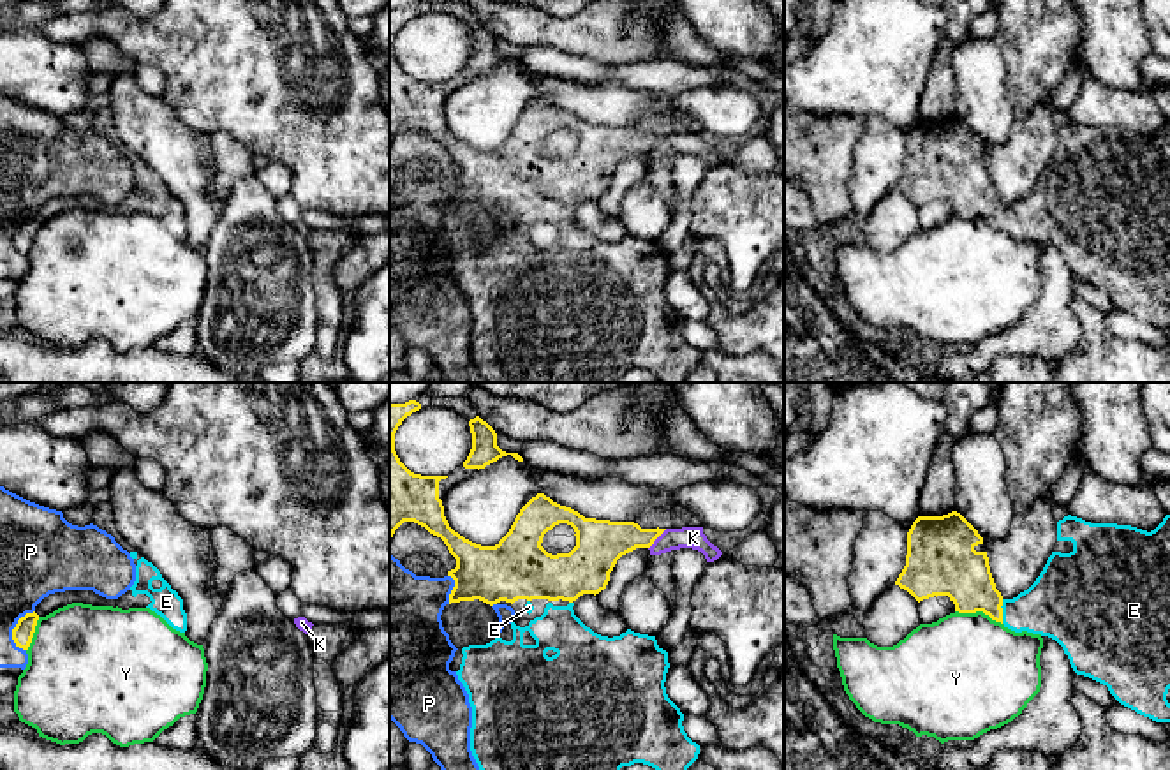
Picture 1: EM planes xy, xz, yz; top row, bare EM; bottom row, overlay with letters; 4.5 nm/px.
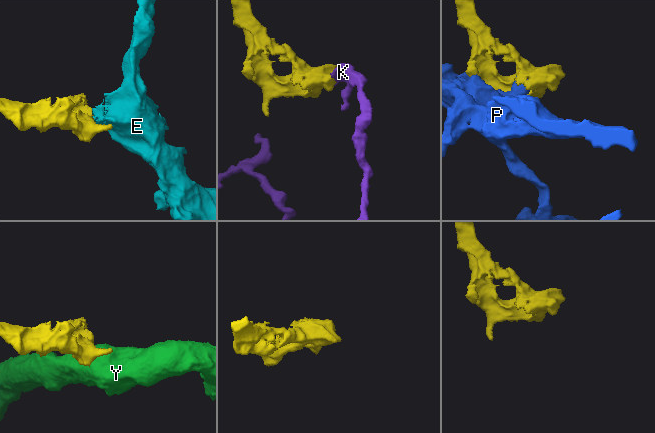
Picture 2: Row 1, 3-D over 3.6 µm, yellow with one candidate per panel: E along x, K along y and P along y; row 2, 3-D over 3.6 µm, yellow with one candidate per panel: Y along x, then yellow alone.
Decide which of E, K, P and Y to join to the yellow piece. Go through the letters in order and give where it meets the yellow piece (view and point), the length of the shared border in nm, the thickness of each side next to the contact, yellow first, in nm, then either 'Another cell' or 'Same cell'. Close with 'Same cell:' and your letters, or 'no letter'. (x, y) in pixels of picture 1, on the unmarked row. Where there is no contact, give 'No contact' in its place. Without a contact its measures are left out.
E: Touches yellow at yz (1001, 217). Shared border 110 nm. Thickness 240 nm (yellow) against 280 nm. Same cell
K: Touches yellow at xz (656, 143). Shared border 130 nm. Thickness 220 nm (yellow) against 100 nm. Another cell
P: Touches yellow at xz (453, 194). Shared border 140 nm. Thickness 260 nm (yellow) against 340 nm. Another cell
Y: Touches yellow at yz (978, 215). Shared border 220 nm. Thickness 280 nm (yellow) against 460 nm. Another cell
Same cell: E

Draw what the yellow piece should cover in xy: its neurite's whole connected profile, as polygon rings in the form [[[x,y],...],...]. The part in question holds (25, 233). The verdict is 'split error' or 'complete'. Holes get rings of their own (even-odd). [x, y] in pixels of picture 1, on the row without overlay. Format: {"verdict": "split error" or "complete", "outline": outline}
{"verdict": "complete", "outline": [[[35,217],[26,218],[18,226],[16,233],[12,234],[12,245],[16,252],[28,255],[35,238],[37,226],[39,226],[39,220]]]}

